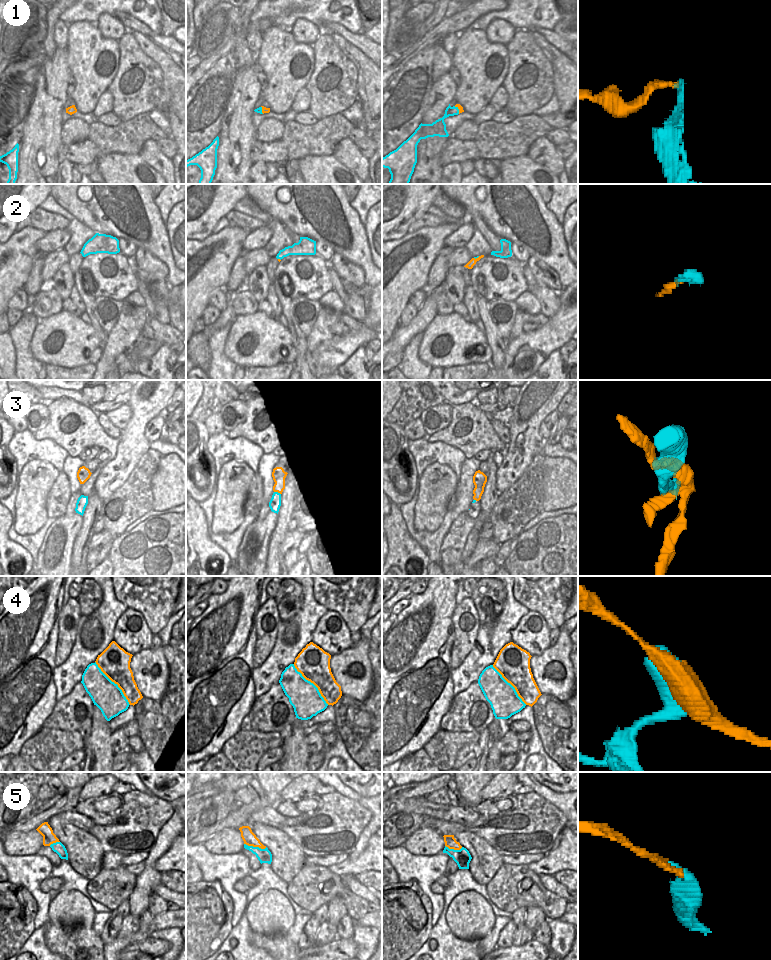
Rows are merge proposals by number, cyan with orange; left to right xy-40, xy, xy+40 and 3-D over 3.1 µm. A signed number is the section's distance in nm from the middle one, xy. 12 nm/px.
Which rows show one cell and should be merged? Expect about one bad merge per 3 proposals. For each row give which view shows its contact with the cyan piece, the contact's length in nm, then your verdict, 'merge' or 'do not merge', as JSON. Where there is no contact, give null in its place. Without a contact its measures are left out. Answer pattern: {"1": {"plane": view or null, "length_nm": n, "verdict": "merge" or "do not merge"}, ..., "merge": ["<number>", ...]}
{"1": {"plane": "xy+40", "length_nm": 120, "verdict": "do not merge"}, "2": {"plane": "xy+40", "length_nm": 80, "verdict": "merge"}, "3": {"plane": "xy", "length_nm": 90, "verdict": "do not merge"}, "4": {"plane": "xy-40", "length_nm": 700, "verdict": "do not merge"}, "5": {"plane": "xy", "length_nm": 280, "verdict": "merge"}, "merge": ["2", "5"]}

